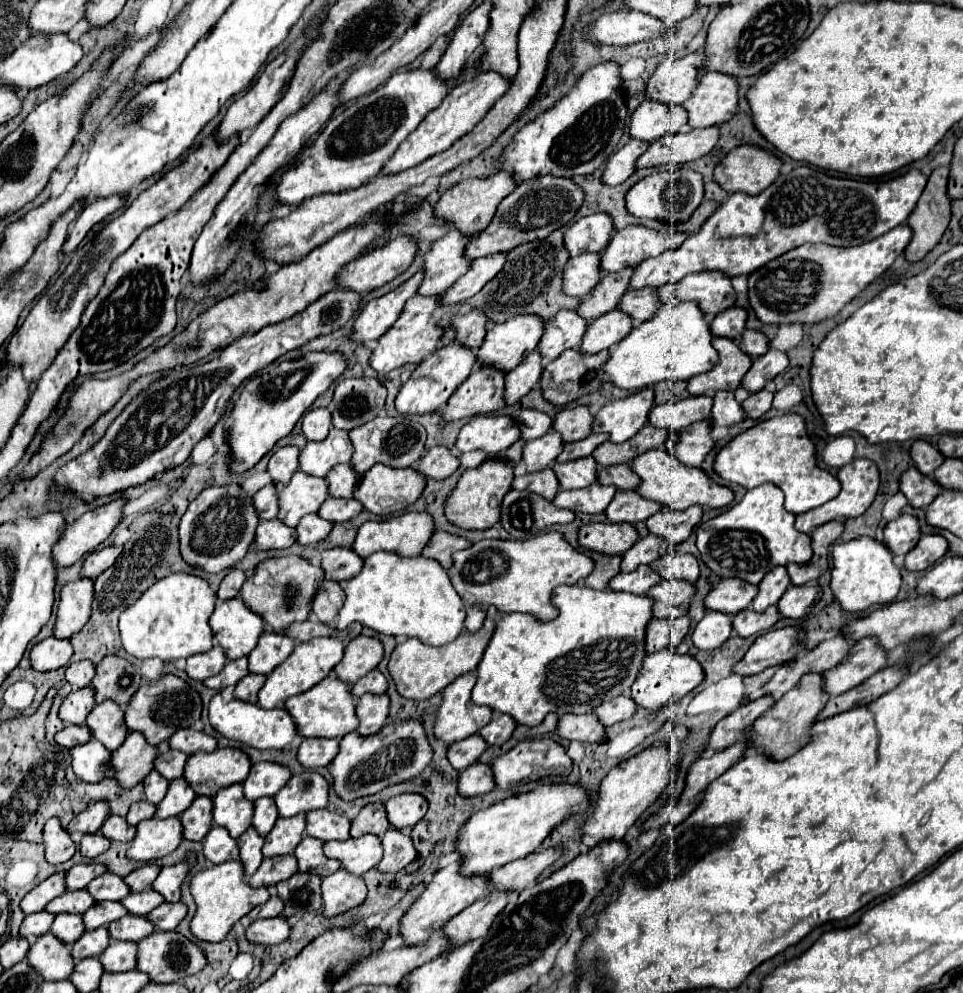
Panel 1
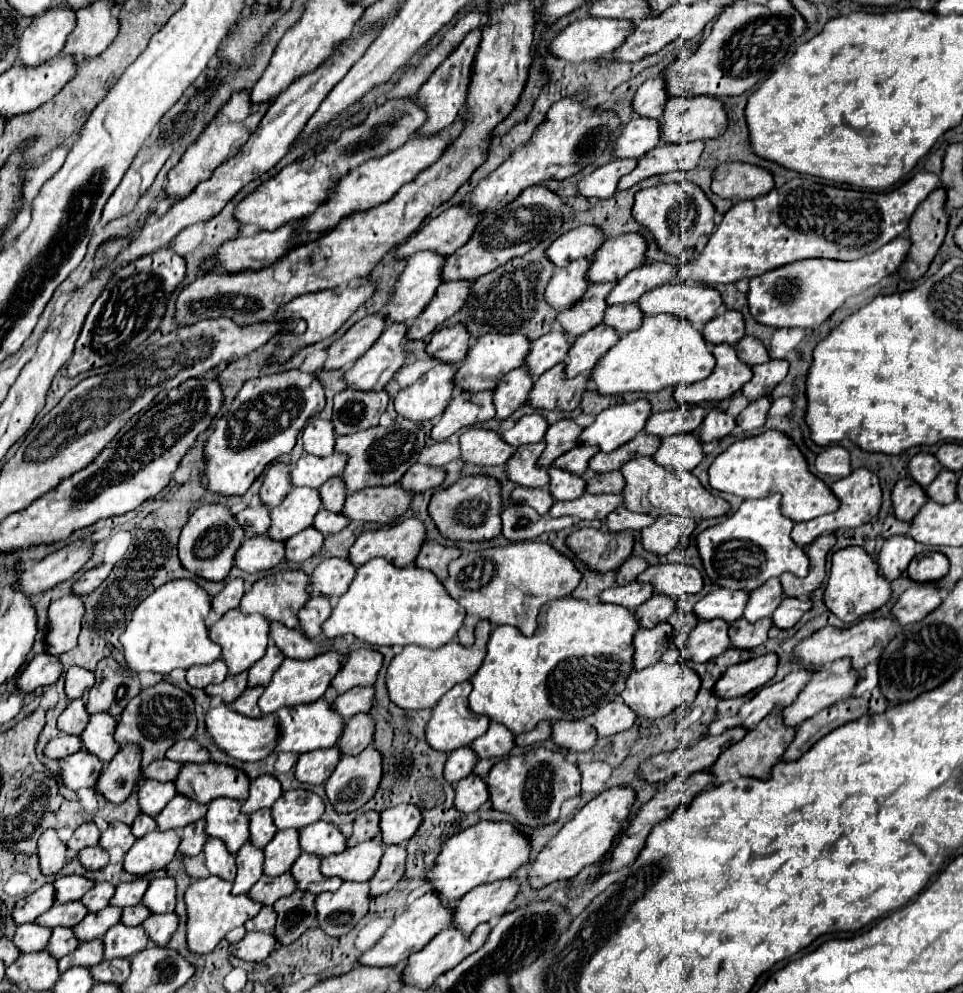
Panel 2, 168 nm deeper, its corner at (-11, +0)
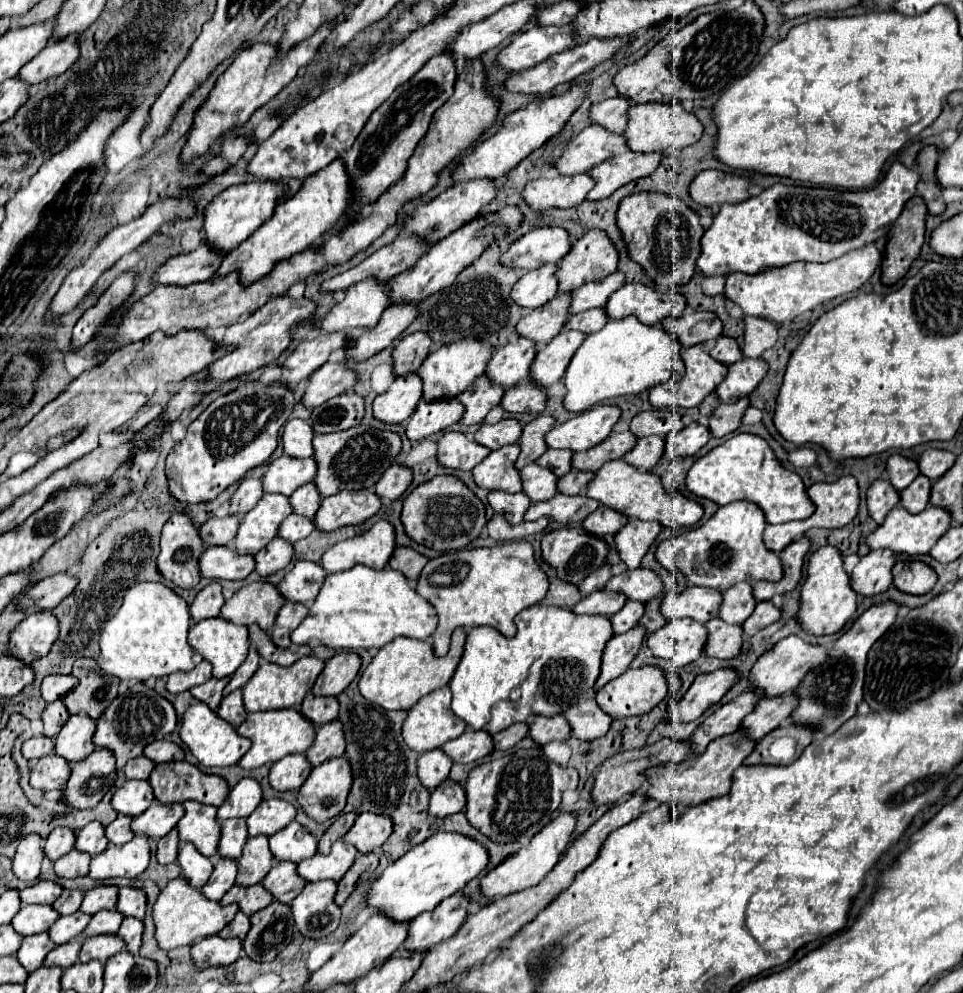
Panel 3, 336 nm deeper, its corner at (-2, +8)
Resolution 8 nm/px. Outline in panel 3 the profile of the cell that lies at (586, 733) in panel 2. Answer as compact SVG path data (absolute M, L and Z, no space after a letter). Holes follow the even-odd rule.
M535 715L529 723L529 737L537 745L547 745L551 741L567 741L571 737L571 725L563 715L555 717Z

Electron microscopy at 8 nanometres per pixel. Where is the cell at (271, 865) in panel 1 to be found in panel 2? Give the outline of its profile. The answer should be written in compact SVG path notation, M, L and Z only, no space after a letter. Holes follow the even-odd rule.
M284 873L280 877L260 877L260 881L248 891L248 897L252 901L258 901L266 907L274 905L280 897L288 897L296 889L296 883L292 881L290 873Z

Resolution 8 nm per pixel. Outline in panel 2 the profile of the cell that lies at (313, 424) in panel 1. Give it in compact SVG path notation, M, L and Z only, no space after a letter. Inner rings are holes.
M314 419L302 433L304 451L316 457L328 457L334 453L334 427L330 421Z

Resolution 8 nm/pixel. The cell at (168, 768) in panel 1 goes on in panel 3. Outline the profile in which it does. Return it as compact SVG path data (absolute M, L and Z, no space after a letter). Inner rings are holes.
M141 755L141 757L129 759L123 771L125 771L127 779L149 779L153 767L155 767L155 763L151 759L147 759L145 755Z

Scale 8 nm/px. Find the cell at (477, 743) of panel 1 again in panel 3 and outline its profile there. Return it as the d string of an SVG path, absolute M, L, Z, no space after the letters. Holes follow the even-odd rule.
M443 749L427 751L419 757L419 779L425 787L435 789L441 781L449 777L453 761L447 757Z

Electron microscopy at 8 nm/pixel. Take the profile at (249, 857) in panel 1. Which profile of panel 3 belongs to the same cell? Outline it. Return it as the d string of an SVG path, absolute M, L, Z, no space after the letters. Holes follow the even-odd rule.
M219 859L215 865L215 871L211 875L211 879L207 881L205 887L201 887L203 895L207 895L207 899L219 901L231 885L235 885L235 877L237 877L237 861L235 859Z

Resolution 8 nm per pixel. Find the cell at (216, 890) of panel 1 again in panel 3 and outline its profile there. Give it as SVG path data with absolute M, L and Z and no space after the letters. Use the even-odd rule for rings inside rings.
M177 877L167 883L167 887L161 891L157 903L153 905L153 917L155 917L155 927L157 927L157 941L159 947L165 951L191 945L193 939L207 937L219 933L231 919L239 913L239 905L221 905L221 901L211 901L207 899L199 889L195 889L187 879Z

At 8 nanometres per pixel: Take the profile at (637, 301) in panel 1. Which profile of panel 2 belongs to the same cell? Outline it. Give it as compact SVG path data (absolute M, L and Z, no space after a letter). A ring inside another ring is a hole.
M624 303L624 305L608 307L602 323L612 327L616 333L626 333L626 331L632 331L632 327L634 329L640 327L642 319L644 319L644 313L638 311L636 303Z

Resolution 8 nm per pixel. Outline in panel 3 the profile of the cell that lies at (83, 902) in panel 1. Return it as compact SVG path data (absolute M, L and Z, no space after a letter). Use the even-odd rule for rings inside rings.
M23 905L21 911L13 919L13 927L21 935L35 935L41 931L49 931L49 927L61 917L53 905Z

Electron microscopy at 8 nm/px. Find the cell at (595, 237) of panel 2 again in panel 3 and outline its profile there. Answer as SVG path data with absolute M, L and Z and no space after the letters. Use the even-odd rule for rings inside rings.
M537 227L507 249L503 263L531 271L545 263L559 263L571 251L571 245L571 237L563 227Z

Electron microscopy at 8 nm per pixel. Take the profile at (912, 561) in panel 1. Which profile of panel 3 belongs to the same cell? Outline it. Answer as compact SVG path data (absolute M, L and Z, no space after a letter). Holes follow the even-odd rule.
M897 561L893 567L893 585L911 595L923 595L937 583L937 573L923 561Z

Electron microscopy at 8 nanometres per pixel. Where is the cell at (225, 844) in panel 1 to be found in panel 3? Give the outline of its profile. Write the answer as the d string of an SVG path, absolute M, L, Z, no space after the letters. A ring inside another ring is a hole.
M181 843L179 845L179 865L183 867L183 877L187 877L193 887L203 887L213 873L213 863L207 855L203 855L195 845Z

